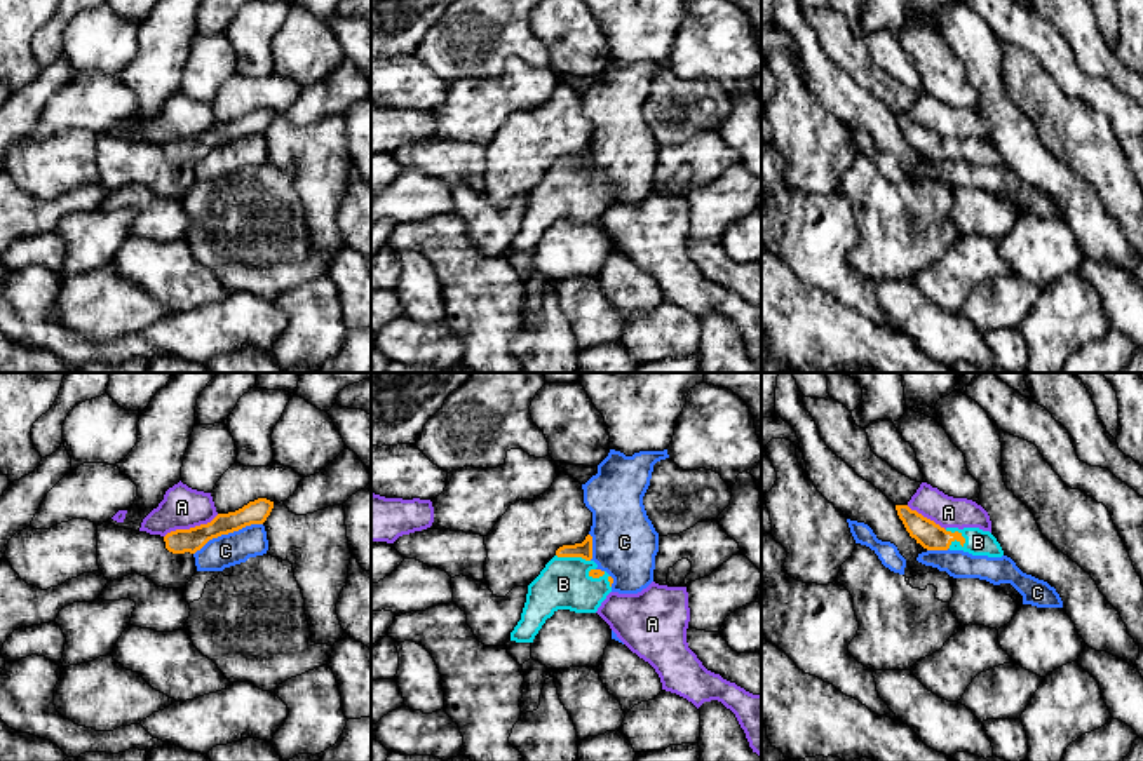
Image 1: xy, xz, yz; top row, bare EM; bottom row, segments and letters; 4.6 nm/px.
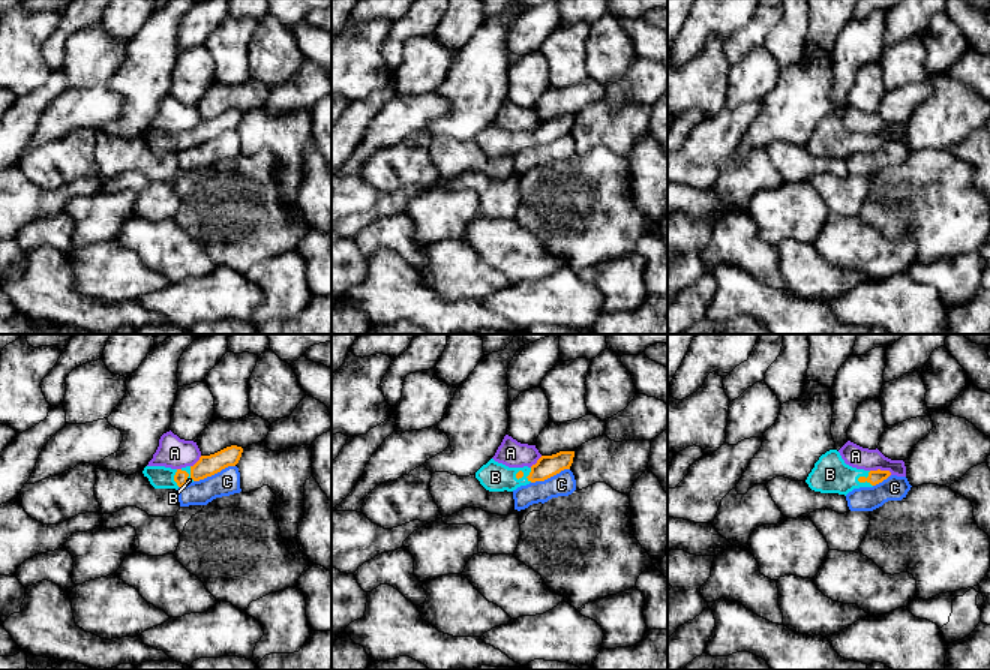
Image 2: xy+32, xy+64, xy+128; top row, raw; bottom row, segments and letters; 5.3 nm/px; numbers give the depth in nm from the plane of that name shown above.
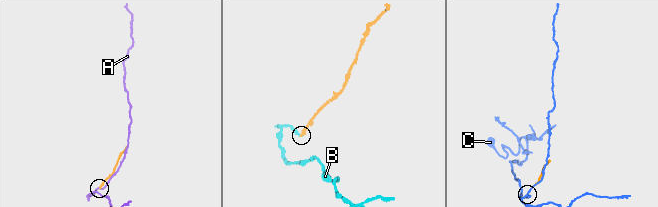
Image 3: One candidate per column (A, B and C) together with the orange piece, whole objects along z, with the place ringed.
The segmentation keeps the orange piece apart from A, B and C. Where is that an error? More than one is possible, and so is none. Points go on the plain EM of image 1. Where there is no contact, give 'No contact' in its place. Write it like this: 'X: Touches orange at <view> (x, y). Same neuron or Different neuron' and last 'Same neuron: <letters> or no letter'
A: Touches orange at xy (190, 138). Different neuron
B: Touches orange at yz (959, 143). Same neuron
C: Touches orange at xy (227, 143). Different neuron
Same neuron: B

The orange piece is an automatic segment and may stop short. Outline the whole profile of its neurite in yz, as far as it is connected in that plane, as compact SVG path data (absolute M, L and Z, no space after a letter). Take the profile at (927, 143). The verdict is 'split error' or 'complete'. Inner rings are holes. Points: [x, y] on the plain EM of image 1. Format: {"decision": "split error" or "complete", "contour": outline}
{"decision": "split error", "contour": "M896 115L906 141L927 160L964 160L972 165L1002 167L1004 160L990 141L979 138L941 138L908 115Z"}

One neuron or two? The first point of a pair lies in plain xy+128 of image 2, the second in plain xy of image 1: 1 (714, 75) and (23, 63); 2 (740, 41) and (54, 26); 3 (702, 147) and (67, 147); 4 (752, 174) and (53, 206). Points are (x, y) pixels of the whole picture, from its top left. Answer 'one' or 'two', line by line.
1: one
2: one
3: two
4: two

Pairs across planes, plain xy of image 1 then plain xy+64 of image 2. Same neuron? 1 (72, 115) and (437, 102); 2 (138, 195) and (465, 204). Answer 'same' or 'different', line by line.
1: same
2: different

